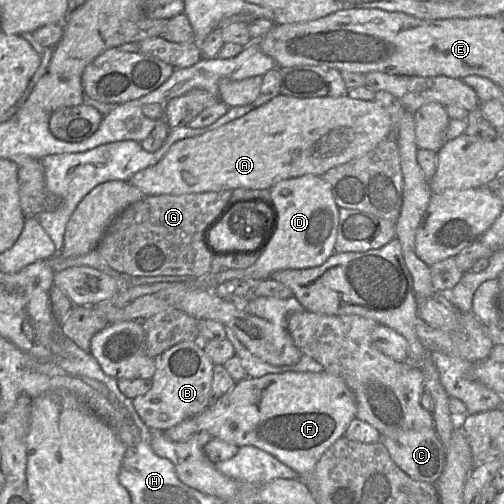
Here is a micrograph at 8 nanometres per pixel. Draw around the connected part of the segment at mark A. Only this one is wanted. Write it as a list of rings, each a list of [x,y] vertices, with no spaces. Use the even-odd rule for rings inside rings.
[[[279,94],[267,103],[252,109],[238,119],[232,120],[217,129],[203,135],[182,139],[175,142],[164,157],[155,165],[137,172],[129,183],[140,189],[146,196],[156,195],[184,195],[191,193],[218,192],[223,190],[234,190],[237,188],[248,188],[257,190],[269,190],[274,184],[281,180],[295,178],[306,174],[322,176],[329,169],[348,163],[373,150],[379,143],[393,136],[393,126],[389,113],[377,103],[377,101],[359,100],[343,95],[340,97],[314,97],[298,98]]]

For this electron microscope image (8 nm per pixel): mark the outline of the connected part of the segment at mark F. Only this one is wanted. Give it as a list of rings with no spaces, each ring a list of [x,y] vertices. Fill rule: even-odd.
[[[325,371],[286,372],[242,379],[204,411],[190,419],[194,419],[199,428],[206,430],[213,439],[239,448],[246,445],[255,446],[289,466],[299,477],[310,477],[321,456],[338,439],[344,437],[350,422],[356,418],[356,413],[355,395],[340,377]]]

